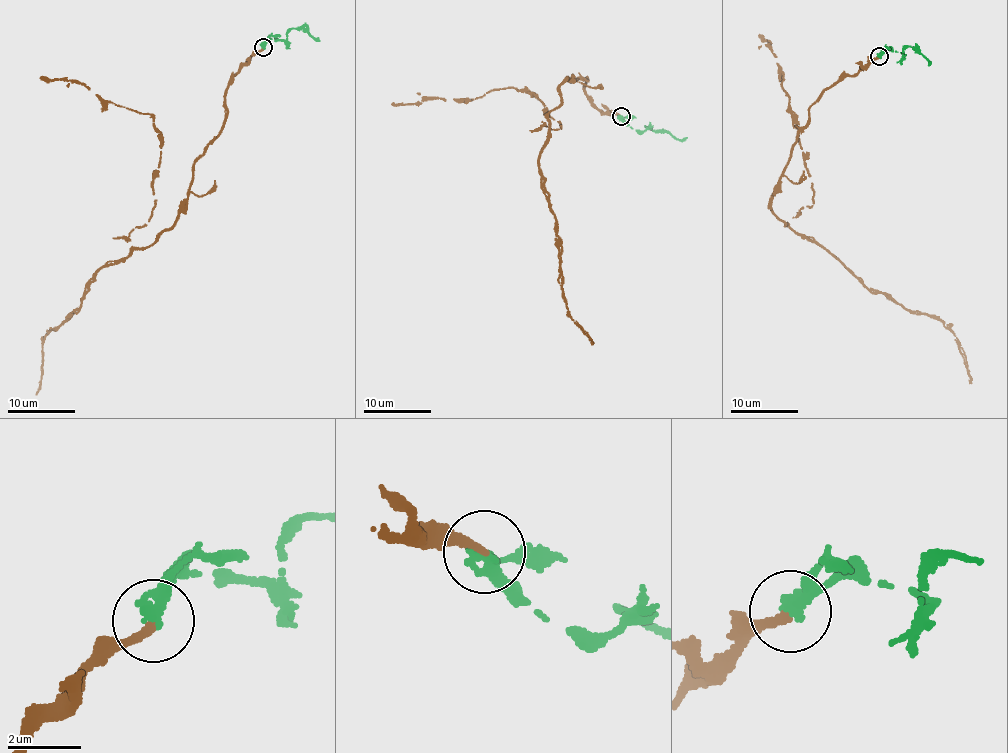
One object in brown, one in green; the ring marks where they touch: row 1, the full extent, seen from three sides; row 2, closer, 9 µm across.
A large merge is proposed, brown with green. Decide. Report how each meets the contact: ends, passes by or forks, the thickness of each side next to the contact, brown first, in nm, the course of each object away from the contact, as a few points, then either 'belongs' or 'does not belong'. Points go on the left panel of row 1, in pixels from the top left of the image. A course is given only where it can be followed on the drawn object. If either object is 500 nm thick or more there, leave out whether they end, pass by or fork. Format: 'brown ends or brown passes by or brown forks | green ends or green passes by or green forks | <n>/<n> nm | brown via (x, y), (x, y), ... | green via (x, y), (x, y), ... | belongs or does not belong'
brown ends | green ends | 190/320 nm | brown via (263, 47), (226, 91), (186, 203), (146, 247), (127, 241), (155, 202), (153, 118), (40, 76) | green via (263, 47), (268, 39), (286, 38), (291, 29), (304, 28), (319, 41) | belongs

